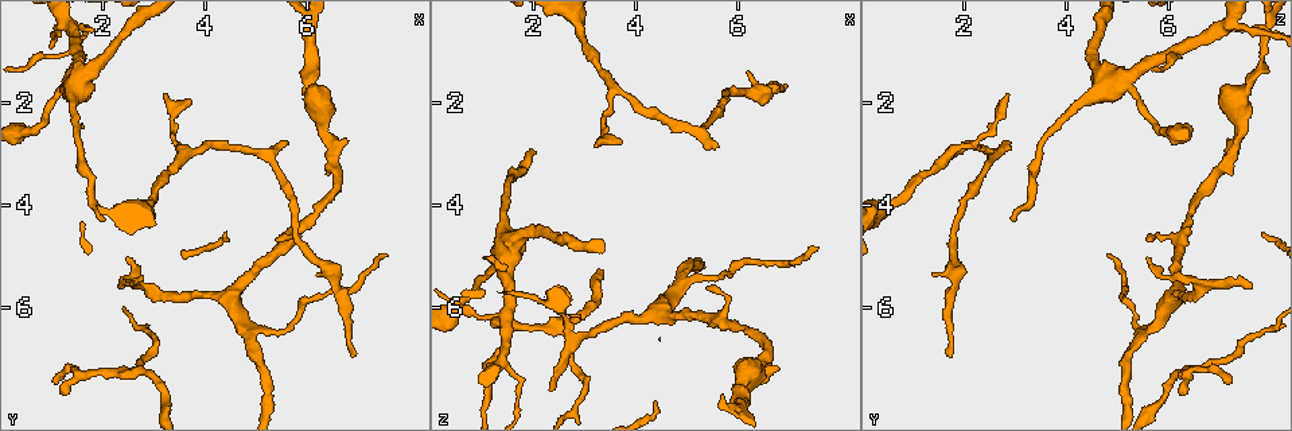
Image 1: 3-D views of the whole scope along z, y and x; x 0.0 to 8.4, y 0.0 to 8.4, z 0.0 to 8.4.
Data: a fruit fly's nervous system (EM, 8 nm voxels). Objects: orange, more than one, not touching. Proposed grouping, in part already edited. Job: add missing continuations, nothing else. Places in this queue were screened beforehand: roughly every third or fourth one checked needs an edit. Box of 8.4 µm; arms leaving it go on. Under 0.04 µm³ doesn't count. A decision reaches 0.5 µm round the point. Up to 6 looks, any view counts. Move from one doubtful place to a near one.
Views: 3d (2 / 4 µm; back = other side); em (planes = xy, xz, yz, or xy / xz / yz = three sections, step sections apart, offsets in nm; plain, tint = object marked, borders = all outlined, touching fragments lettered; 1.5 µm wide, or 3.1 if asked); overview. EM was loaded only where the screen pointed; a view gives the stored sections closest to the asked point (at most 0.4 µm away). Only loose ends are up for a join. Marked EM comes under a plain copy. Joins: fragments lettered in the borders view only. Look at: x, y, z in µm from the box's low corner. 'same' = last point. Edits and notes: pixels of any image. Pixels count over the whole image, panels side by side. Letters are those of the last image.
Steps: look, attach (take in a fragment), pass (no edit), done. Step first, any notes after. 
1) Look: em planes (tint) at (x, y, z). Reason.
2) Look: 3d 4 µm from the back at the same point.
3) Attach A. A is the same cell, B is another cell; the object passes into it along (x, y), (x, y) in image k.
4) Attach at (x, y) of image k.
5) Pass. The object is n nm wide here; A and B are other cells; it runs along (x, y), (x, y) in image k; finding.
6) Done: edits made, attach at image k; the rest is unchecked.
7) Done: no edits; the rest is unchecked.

Look: 3d 4 µm at (2.35, 5.60, 7.65). Free end.

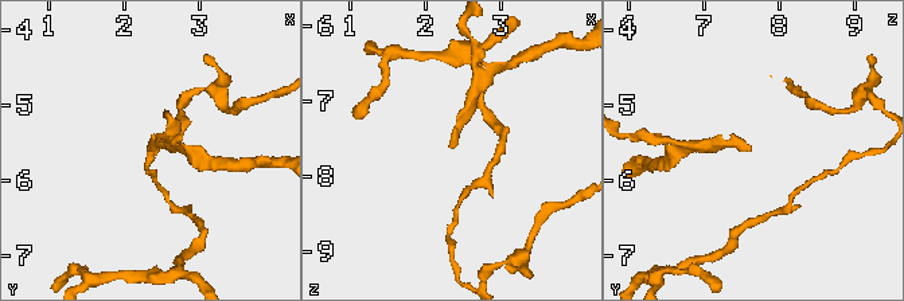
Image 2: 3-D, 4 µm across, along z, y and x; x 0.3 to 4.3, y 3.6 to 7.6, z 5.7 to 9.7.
Look: em planes (borders) at (2.35, 5.65, 7.65).

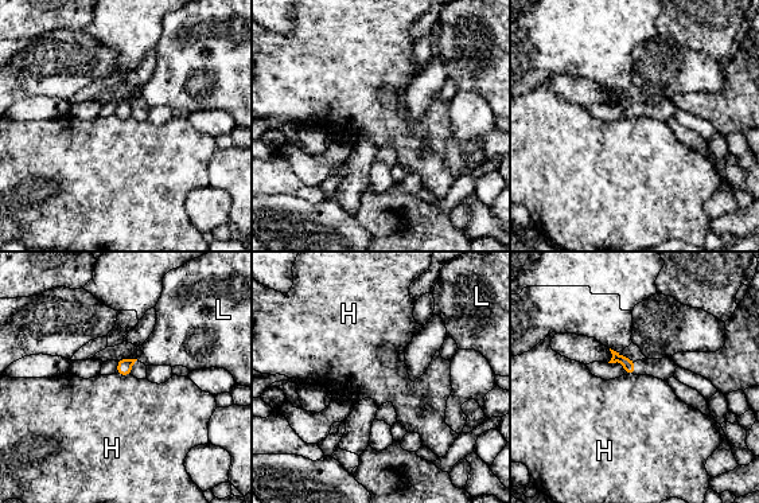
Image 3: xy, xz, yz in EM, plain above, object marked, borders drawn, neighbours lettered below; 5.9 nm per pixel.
Pass. The object is 70 nm wide here; the longest contact is with H, 40 nm; H and L are other cells; none of them fits.

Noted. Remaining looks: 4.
Look: em yz step 8 (borders) at (5.65, 2.80, 2.85). Tapers out.

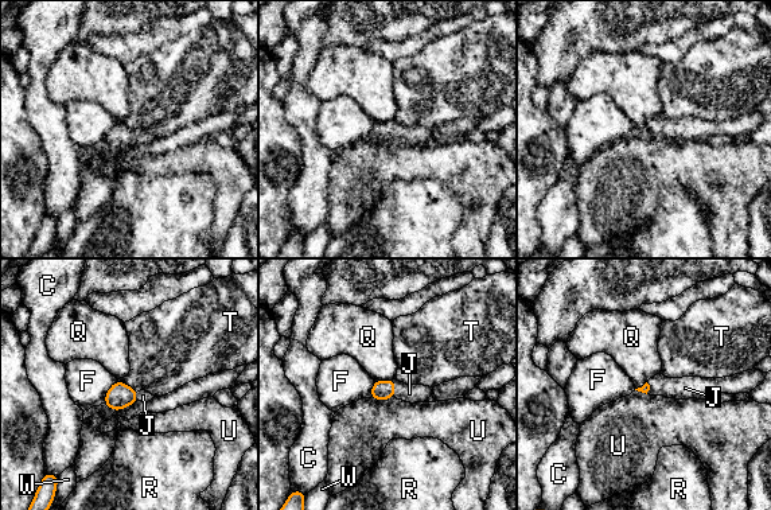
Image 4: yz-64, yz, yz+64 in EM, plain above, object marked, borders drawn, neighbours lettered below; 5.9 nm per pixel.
Attach at (409, 393) of image 4. The longest contact is with F, 170 nm; J is the same cell, C, F, Q, R, T, U and W are other cells; the object passes into it along (385, 389), (394, 388), (409, 393) in image 4; it goes on there.

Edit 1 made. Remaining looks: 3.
Done: edits made, attach at image 4; the rest is unchecked.

